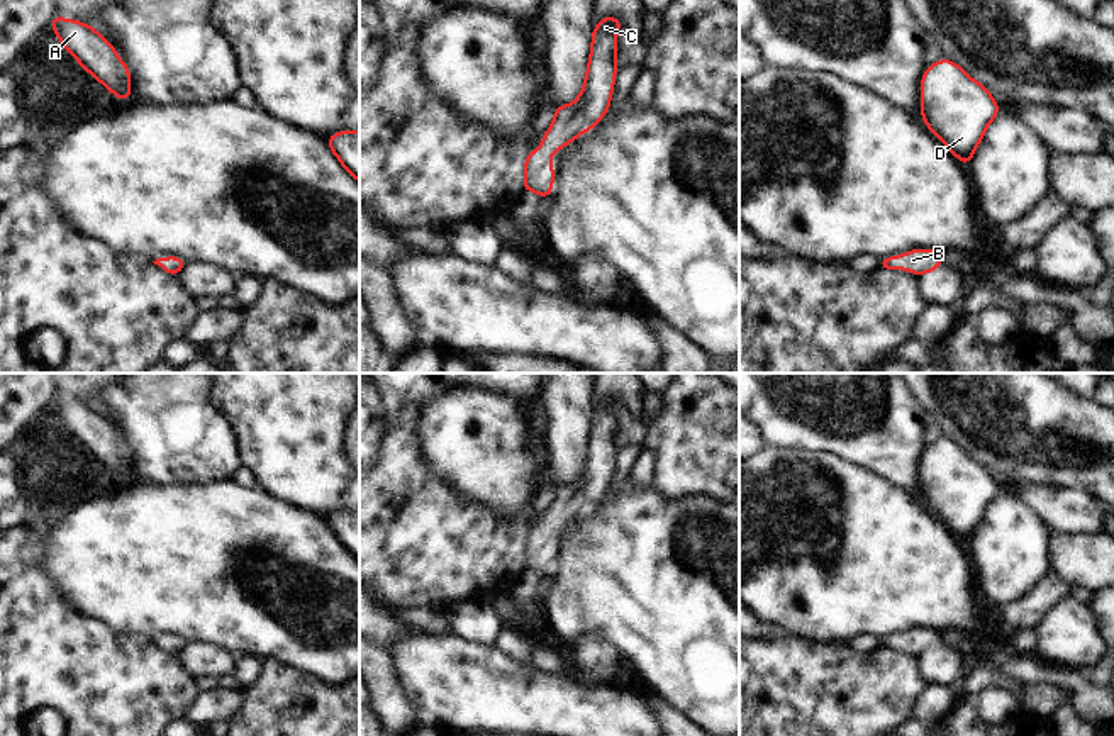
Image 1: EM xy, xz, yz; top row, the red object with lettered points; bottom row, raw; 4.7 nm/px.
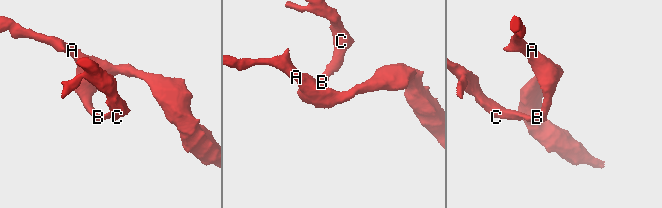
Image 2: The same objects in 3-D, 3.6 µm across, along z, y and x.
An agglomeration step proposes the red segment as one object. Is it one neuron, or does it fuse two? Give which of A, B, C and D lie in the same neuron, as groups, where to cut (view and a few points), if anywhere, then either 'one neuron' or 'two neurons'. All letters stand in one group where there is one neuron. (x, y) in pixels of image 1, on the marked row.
A B C D | no cut | one neuron

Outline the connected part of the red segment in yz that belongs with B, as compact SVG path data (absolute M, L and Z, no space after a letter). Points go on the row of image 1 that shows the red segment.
M914 249L895 258L888 256L878 261L882 270L909 270L916 276L938 270L944 263L944 256L933 249Z

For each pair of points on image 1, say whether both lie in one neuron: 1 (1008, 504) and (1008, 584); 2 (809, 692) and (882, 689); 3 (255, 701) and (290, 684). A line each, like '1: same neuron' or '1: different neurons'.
1: same neuron
2: same neuron
3: same neuron

